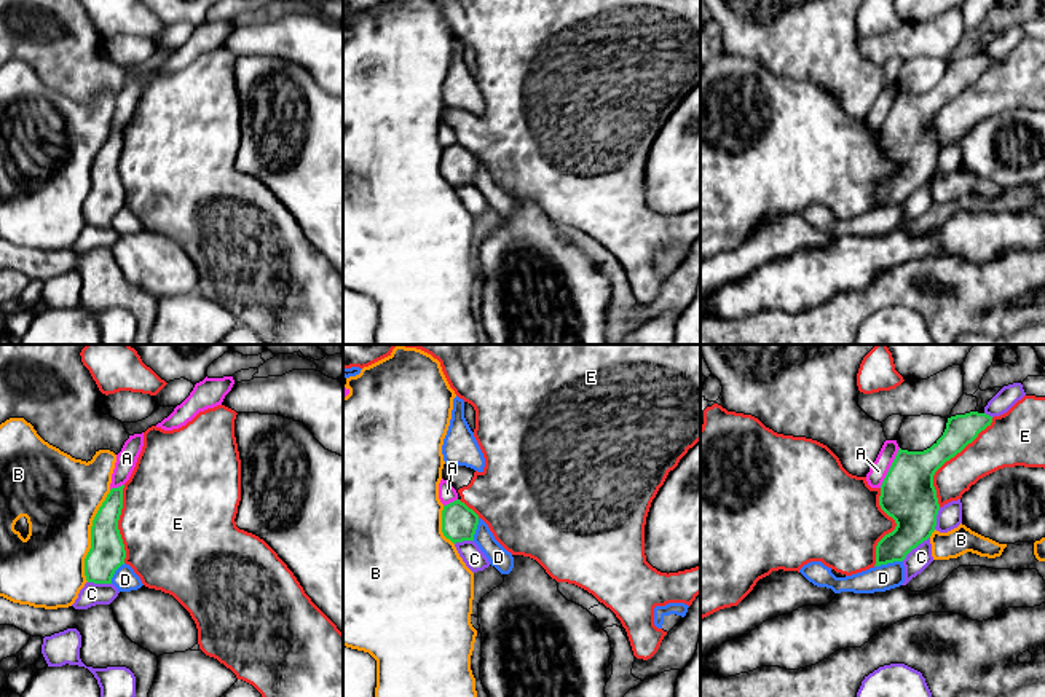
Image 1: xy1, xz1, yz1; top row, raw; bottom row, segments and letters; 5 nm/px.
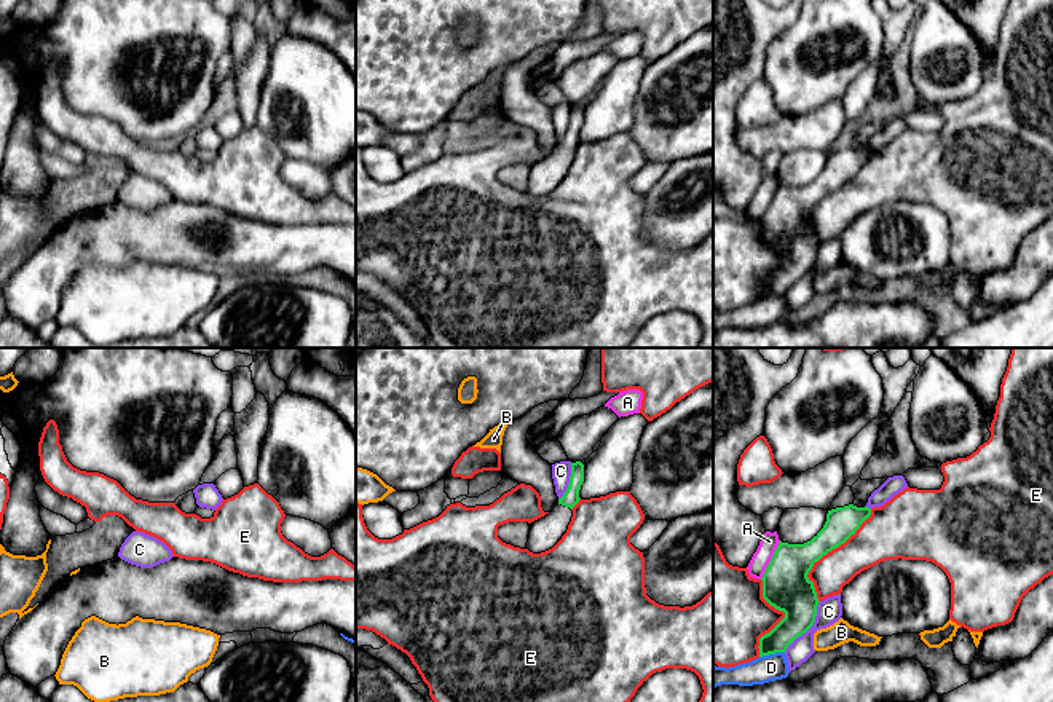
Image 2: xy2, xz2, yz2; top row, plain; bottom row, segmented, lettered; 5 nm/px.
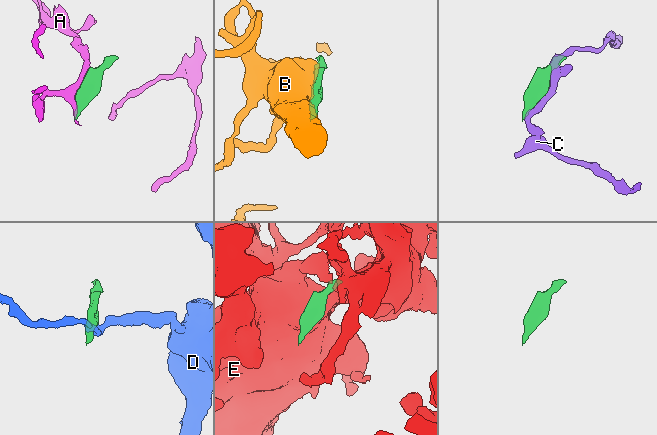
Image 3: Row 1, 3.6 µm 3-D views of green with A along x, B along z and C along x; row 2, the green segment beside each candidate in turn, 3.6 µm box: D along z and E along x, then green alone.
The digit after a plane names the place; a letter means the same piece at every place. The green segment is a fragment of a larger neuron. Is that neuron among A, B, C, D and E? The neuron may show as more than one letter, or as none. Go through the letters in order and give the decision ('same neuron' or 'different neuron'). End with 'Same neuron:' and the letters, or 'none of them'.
A: different neuron
B: different neuron
C: different neuron
D: different neuron
E: different neuron
Same neuron: none of them

